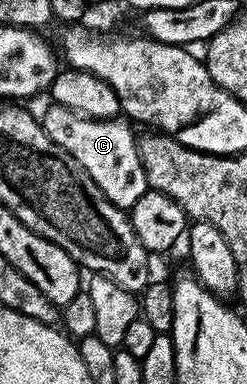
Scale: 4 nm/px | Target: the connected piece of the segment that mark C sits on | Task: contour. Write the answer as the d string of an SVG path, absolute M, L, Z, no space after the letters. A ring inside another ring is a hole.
M52 105L49 108L49 111L42 115L42 122L50 141L54 141L54 145L70 153L70 157L74 157L74 161L78 161L78 165L82 165L82 169L90 173L94 185L102 189L104 196L115 207L130 209L138 201L138 197L142 197L150 190L146 181L146 171L140 164L136 144L137 132L132 132L123 118L88 119L84 115L79 115L77 111L59 105Z

